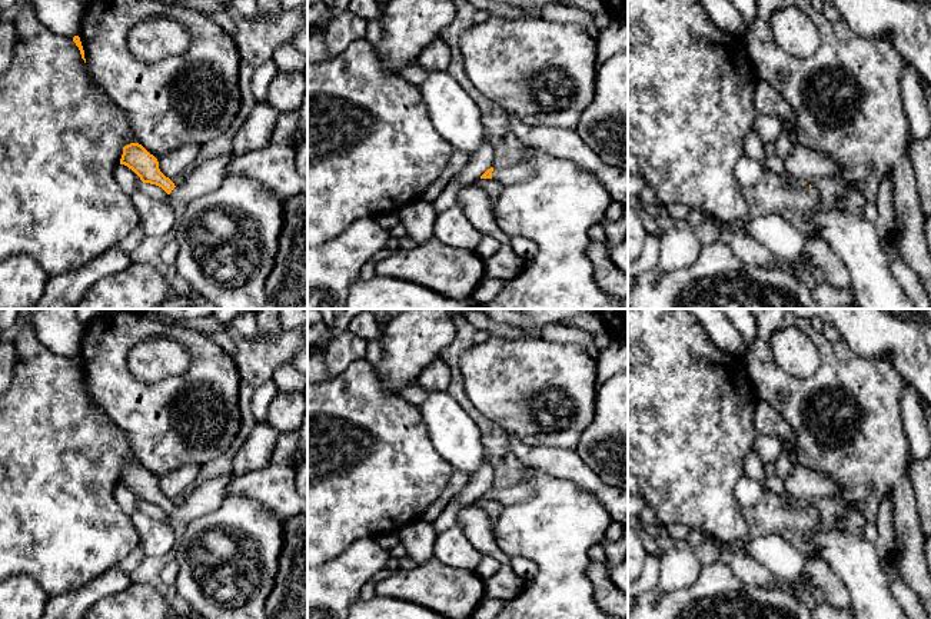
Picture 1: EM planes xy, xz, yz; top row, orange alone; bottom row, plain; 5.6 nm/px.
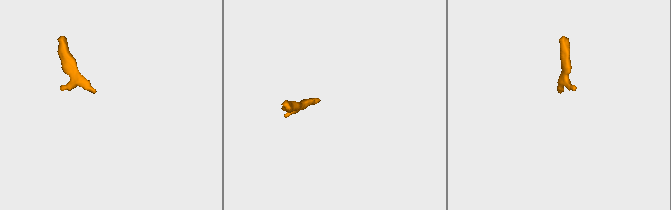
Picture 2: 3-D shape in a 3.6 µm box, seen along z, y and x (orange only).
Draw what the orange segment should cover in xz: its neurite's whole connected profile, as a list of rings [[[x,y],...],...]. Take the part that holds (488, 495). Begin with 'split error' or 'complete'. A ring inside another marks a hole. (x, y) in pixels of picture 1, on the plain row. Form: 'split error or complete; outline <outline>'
split error; outline [[[516,483],[506,489],[488,489],[481,499],[495,499],[503,506],[522,503],[535,495],[535,486],[526,483]]]

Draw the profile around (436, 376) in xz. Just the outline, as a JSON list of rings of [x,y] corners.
[[[438,357],[423,369],[418,383],[428,392],[446,392],[450,383],[450,369],[440,357]]]

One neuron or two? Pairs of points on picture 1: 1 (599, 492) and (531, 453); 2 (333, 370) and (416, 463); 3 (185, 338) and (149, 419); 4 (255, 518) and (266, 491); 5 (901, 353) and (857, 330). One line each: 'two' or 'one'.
1: one
2: two
3: one
4: two
5: one

